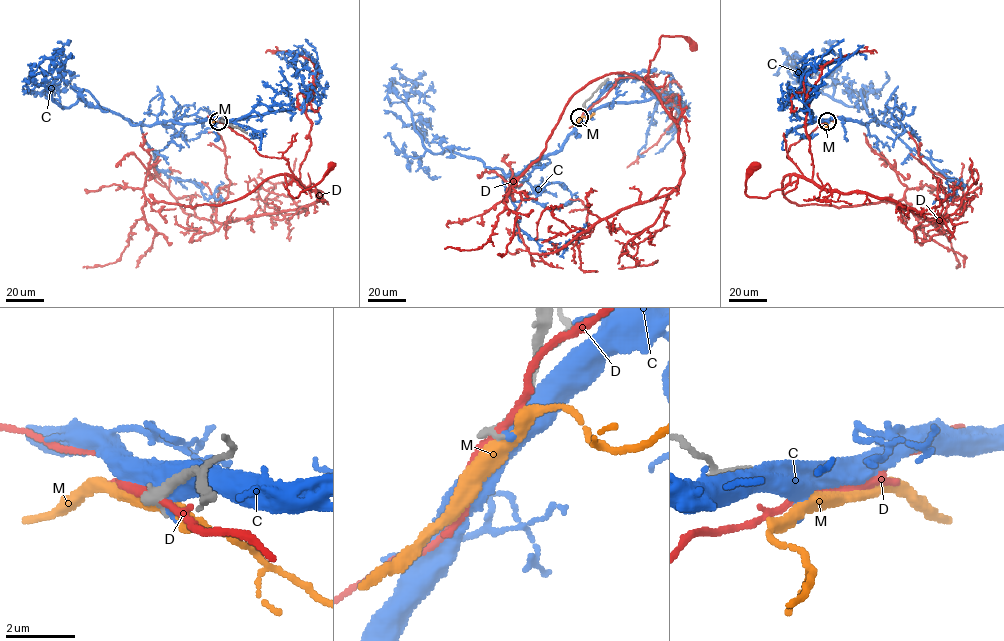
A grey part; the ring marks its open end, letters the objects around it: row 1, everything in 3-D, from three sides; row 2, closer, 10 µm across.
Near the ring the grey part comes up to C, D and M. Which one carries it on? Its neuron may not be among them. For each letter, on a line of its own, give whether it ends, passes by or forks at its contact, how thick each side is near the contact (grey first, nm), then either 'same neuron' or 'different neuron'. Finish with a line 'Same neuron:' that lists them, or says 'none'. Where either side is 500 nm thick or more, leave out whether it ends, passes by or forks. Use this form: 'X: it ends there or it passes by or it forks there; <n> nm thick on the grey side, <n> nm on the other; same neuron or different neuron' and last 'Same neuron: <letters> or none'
C: 190 nm thick on the grey side, 500 nm on the other; different neuron
D: it passes by; 280 nm thick on the grey side, 200 nm on the other; different neuron
M: it passes by; 280 nm thick on the grey side, 420 nm on the other; different neuron
Same neuron: none

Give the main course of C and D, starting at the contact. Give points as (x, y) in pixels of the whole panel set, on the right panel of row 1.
C: (826, 120), (885, 125), (867, 112), (861, 90), (863, 105), (847, 106), (813, 87), (794, 57), (779, 73)
D: (827, 121), (790, 145), (787, 157), (802, 175), (797, 180), (766, 197), (749, 197), (746, 170), (754, 164)

